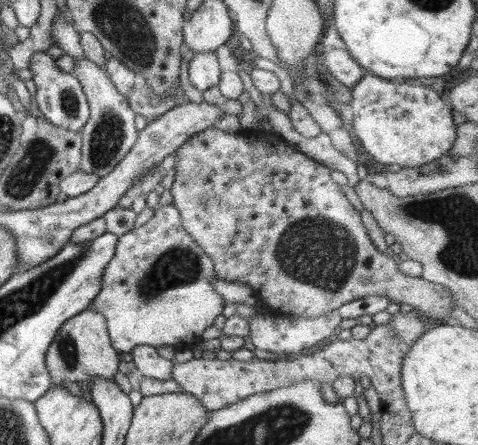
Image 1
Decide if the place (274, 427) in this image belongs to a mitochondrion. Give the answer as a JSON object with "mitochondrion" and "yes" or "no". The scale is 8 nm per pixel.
{"mitochondrion":"yes"}

